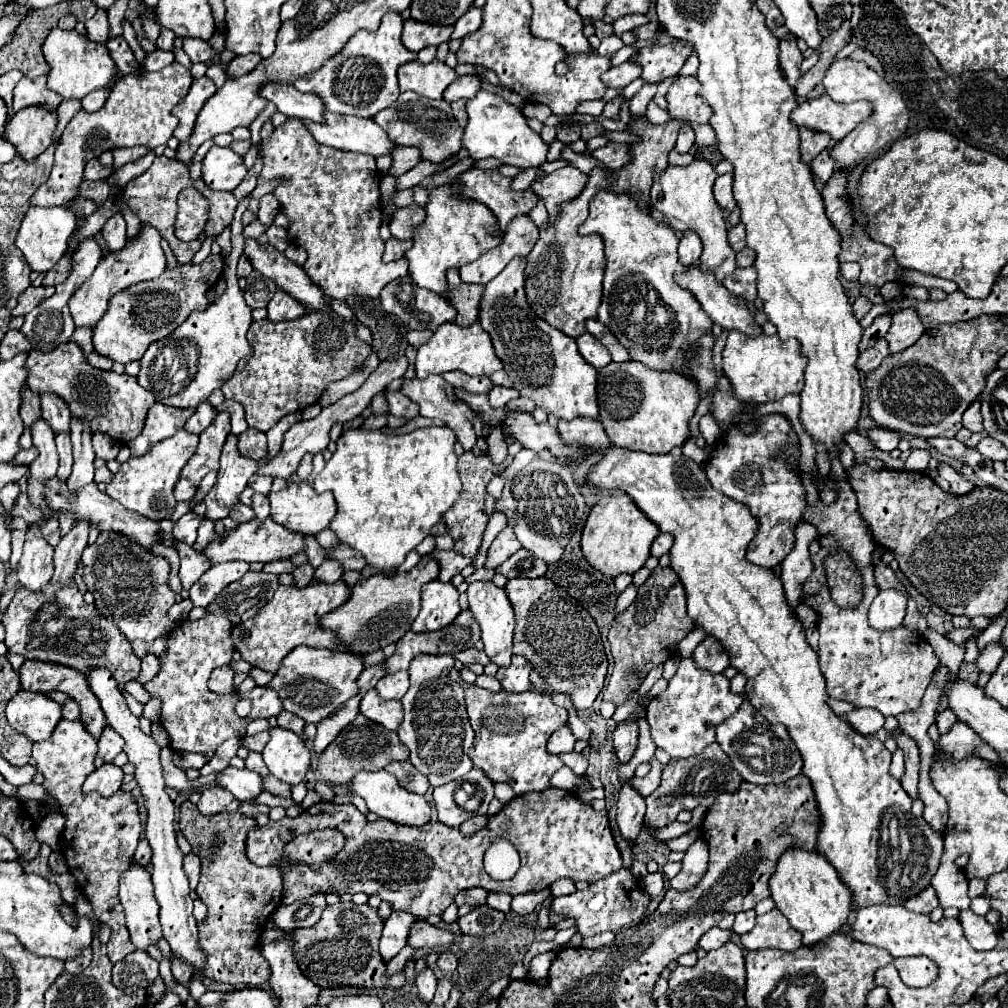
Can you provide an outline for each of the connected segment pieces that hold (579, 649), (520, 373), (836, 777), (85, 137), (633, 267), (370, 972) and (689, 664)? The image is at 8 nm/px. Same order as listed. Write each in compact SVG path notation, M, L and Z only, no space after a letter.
M549 577L509 579L505 591L517 621L513 653L525 657L535 673L545 673L547 691L569 695L575 709L589 709L603 689L607 673L603 641L591 615Z
M513 259L491 283L485 285L479 321L483 329L491 335L493 347L497 357L503 361L503 369L513 381L513 387L521 393L521 397L529 397L535 401L537 407L545 409L549 415L555 415L563 421L571 421L577 417L589 417L599 419L599 407L597 407L597 369L593 369L577 351L577 343L573 337L567 337L565 333L559 333L559 329L551 327L543 319L535 317L531 307L525 299L525 259Z
M611 447L605 451L605 457L593 467L593 471L587 475L587 481L603 487L603 489L621 489L625 491L629 497L633 497L633 501L637 503L637 507L653 521L659 525L661 531L667 531L675 537L675 543L671 547L671 567L675 569L675 573L679 575L685 593L687 593L687 613L689 617L695 621L697 629L703 629L707 635L719 639L719 643L723 643L723 649L727 651L729 659L731 659L731 667L735 667L739 673L743 673L747 677L747 685L745 685L745 695L751 701L751 705L773 725L785 725L791 739L795 741L801 757L803 757L803 775L811 781L813 791L815 791L815 801L817 801L817 809L819 809L819 817L821 817L821 825L819 825L819 839L817 839L817 849L827 857L827 861L837 869L839 879L843 879L843 883L851 889L853 895L853 911L859 911L863 907L869 905L903 905L909 897L919 895L919 891L923 891L925 887L931 885L933 875L939 869L939 861L943 855L943 837L941 833L937 833L933 827L929 827L929 823L921 817L915 817L911 813L911 803L913 799L907 795L907 791L903 791L901 783L897 783L897 779L893 779L889 775L889 763L891 763L891 753L885 749L885 745L873 737L873 735L861 735L857 733L847 721L843 721L827 703L829 695L827 695L827 683L823 679L823 673L819 671L819 655L817 651L807 643L805 637L805 629L803 623L799 621L799 617L793 613L793 609L787 603L785 597L785 589L781 583L781 577L767 567L759 567L753 565L749 559L745 559L747 547L751 545L751 541L755 539L757 531L759 531L759 521L751 515L751 511L747 507L743 507L743 503L735 501L735 499L727 499L721 491L715 491L711 487L711 483L707 483L707 475L703 471L703 467L699 463L695 463L693 459L677 453L677 455L647 455L647 453L637 453L637 451L629 451L629 449L619 449L619 447Z
M177 61L157 73L133 71L131 75L123 75L123 79L119 79L119 85L113 87L109 99L97 113L85 113L81 109L69 121L69 125L61 135L61 143L55 151L55 165L51 169L51 177L31 197L31 205L67 207L77 197L77 187L83 181L85 163L89 159L99 157L103 151L115 147L135 147L135 145L143 145L147 149L167 145L179 123L179 119L175 119L171 111L175 105L179 105L185 99L191 83L193 77L189 69Z
M599 191L599 193L591 199L591 213L589 213L587 221L579 227L579 233L581 233L581 235L583 235L583 233L599 233L599 235L603 237L603 241L605 241L605 259L607 259L607 267L605 267L605 279L603 279L603 301L601 301L599 317L597 317L597 319L617 337L617 341L629 351L629 355L631 355L635 361L643 363L643 365L649 367L649 369L657 369L657 371L677 371L677 373L683 373L685 377L691 377L691 375L689 375L689 367L691 367L691 363L693 363L693 359L695 359L695 347L699 347L699 339L701 339L703 335L711 335L711 325L713 325L713 321L703 313L699 301L697 301L687 289L681 289L681 287L675 283L675 275L681 275L687 267L683 267L683 265L679 263L679 259L677 259L677 243L679 243L679 239L677 239L677 235L673 233L673 229L671 229L669 225L665 225L665 223L657 223L647 211L637 209L637 203L635 203L629 195L615 195L615 193L609 193L609 191Z
M337 903L327 905L317 925L293 931L295 951L301 971L319 987L359 985L359 987L383 987L401 991L407 983L405 971L387 975L387 963L379 955L379 939L383 931L383 919L371 905Z
M681 659L677 673L669 679L669 687L647 705L647 721L655 745L667 751L673 759L691 757L715 743L715 727L729 719L743 705L745 695L735 695L729 689L729 679L711 675L695 667L693 659Z

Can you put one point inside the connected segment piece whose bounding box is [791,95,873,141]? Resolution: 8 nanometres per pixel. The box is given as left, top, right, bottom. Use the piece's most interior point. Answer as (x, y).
(822, 114)

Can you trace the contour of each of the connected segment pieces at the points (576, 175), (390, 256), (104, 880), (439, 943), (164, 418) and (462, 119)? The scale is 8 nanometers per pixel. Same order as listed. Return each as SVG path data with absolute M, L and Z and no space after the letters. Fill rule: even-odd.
M565 165L557 171L545 175L545 179L537 181L531 189L543 197L549 217L553 219L559 213L559 203L575 199L583 191L587 179L589 179L589 175L581 173L577 167Z
M389 239L385 243L385 253L383 253L383 261L385 263L391 263L391 261L397 261L401 257L405 257L405 253L411 249L411 241L399 241L399 239Z
M61 719L55 727L51 739L33 745L33 759L37 761L37 771L45 777L45 791L61 805L67 817L65 823L65 859L69 863L71 875L77 879L83 895L91 901L95 917L111 927L111 939L107 943L107 955L111 963L121 961L125 955L133 953L135 947L129 939L125 927L125 913L119 903L119 877L129 869L129 861L137 849L141 835L141 819L137 815L135 799L129 793L117 793L109 799L97 793L83 795L81 785L85 777L95 769L93 759L97 755L97 741L85 731L83 723Z
M415 921L415 925L411 927L409 933L409 941L411 947L415 949L427 949L427 951L443 951L449 945L455 943L455 933L447 931L447 929L439 929L429 925L427 921Z
M155 403L147 413L147 423L141 435L129 443L133 455L145 455L145 451L149 451L155 443L171 437L177 429L181 429L191 415L193 409L179 409Z
M459 99L459 101L451 103L451 107L453 107L453 115L455 115L455 119L457 119L457 123L459 123L461 127L465 127L465 123L467 123L467 111L465 111L465 103L467 103L467 99Z

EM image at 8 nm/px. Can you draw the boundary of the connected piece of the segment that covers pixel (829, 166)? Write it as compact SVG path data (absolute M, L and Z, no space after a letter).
M831 149L821 151L817 159L811 163L811 171L819 183L825 183L831 177L833 169L835 169L835 161L831 159Z

